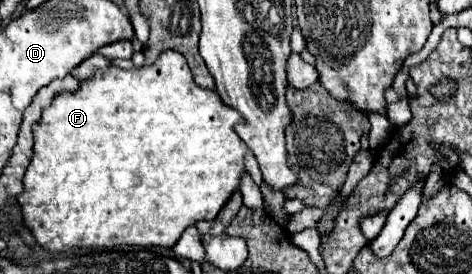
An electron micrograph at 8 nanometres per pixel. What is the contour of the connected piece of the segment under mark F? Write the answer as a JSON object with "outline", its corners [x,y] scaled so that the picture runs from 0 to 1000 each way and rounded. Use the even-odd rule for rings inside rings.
{"outline":[[[364,182],[343,190],[322,241],[301,241],[280,255],[233,241],[233,255],[208,255],[203,277],[195,292],[178,292],[161,336],[119,343],[110,380],[89,401],[85,438],[68,460],[72,562],[47,657],[51,701],[34,723],[47,759],[47,803],[55,832],[68,847],[72,876],[106,927],[123,927],[144,905],[239,909],[263,891],[284,891],[311,909],[362,905],[398,825],[424,803],[453,803],[466,759],[479,745],[479,723],[487,723],[487,708],[504,686],[513,635],[521,635],[517,562],[525,540],[496,482],[496,460],[504,445],[513,445],[513,423],[500,401],[475,387],[470,365],[462,358],[462,336],[428,328],[411,307],[394,212],[386,212],[386,197],[377,190]]]}

